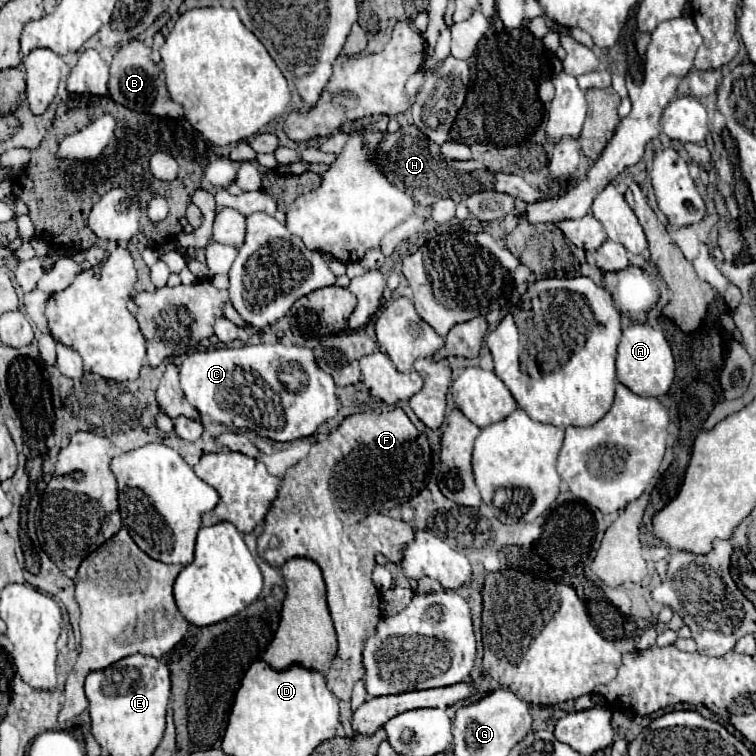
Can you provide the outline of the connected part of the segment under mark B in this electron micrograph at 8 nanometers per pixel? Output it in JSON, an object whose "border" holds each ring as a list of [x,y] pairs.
{"border":[[[132,40],[130,44],[122,46],[112,64],[110,64],[110,82],[108,82],[108,92],[110,98],[114,98],[114,102],[136,110],[136,112],[148,112],[148,114],[156,114],[162,118],[182,118],[182,106],[176,104],[168,92],[166,92],[166,84],[164,84],[164,72],[160,70],[160,66],[156,66],[150,58],[150,48],[144,46],[140,40]]]}

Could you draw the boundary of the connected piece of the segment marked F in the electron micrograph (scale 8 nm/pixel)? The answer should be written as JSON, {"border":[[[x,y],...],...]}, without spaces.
{"border":[[[398,406],[386,412],[362,412],[346,416],[342,424],[336,430],[332,430],[324,442],[316,442],[306,458],[302,458],[296,466],[290,466],[286,470],[278,496],[274,498],[264,518],[264,530],[258,536],[258,556],[264,558],[270,566],[282,566],[290,558],[304,556],[314,560],[322,568],[328,590],[328,608],[338,634],[338,652],[324,678],[334,696],[344,702],[350,702],[352,686],[360,678],[364,678],[362,646],[366,638],[374,634],[376,624],[382,618],[380,592],[372,584],[374,556],[390,556],[390,562],[396,564],[400,558],[400,546],[414,538],[410,524],[386,526],[368,522],[364,524],[362,520],[368,514],[376,514],[406,502],[424,488],[424,476],[428,470],[428,462],[422,448],[422,444],[426,444],[424,438],[426,436],[410,422],[410,418]]]}

